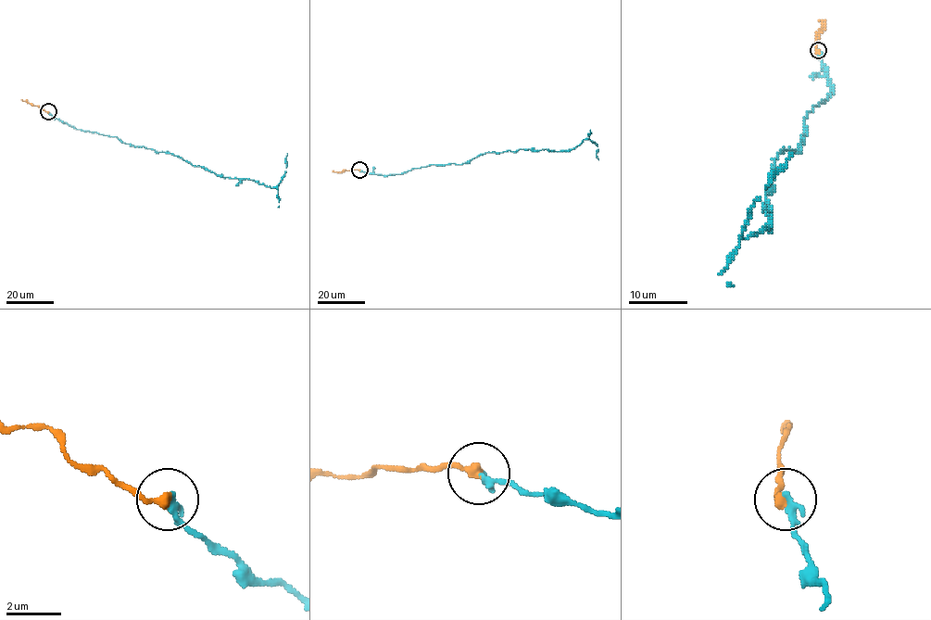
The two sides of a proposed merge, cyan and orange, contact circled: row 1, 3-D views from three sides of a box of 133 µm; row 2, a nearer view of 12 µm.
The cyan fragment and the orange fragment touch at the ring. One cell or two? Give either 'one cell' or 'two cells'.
one cell

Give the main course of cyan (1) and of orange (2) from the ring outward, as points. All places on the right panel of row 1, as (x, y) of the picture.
1: (818, 51), (833, 90), (808, 112), (798, 149), (773, 159), (771, 224), (743, 238), (755, 201), (793, 154)
2: (818, 51), (821, 21)

